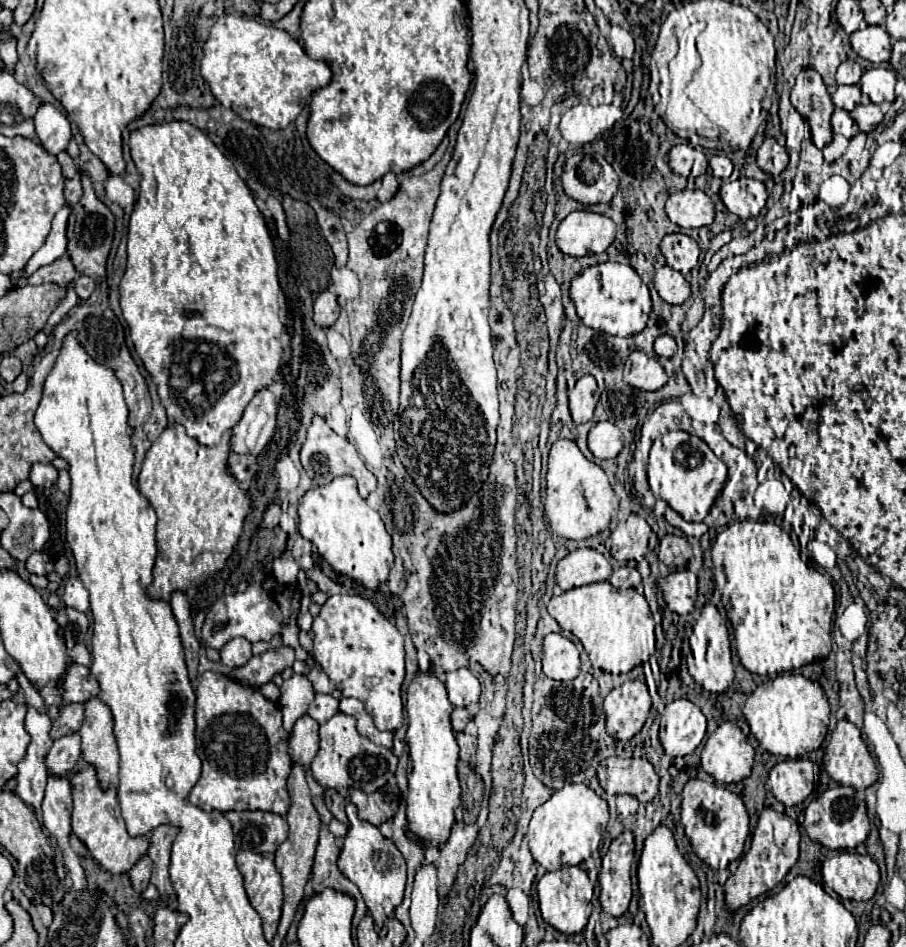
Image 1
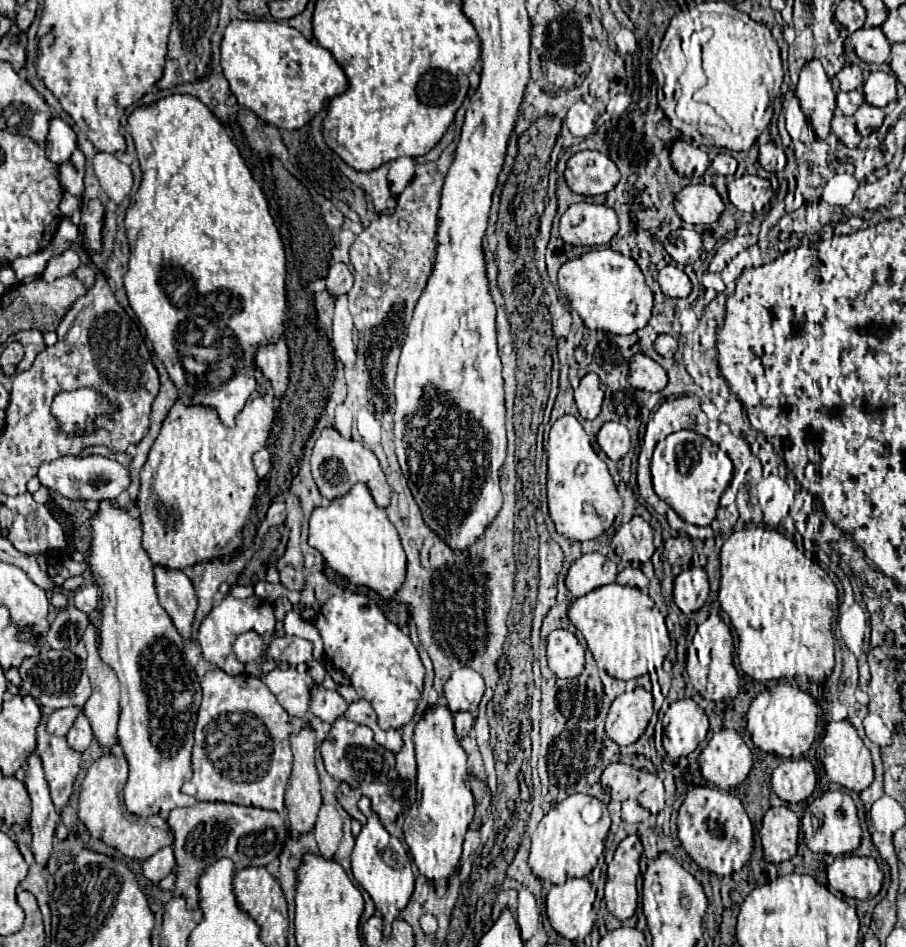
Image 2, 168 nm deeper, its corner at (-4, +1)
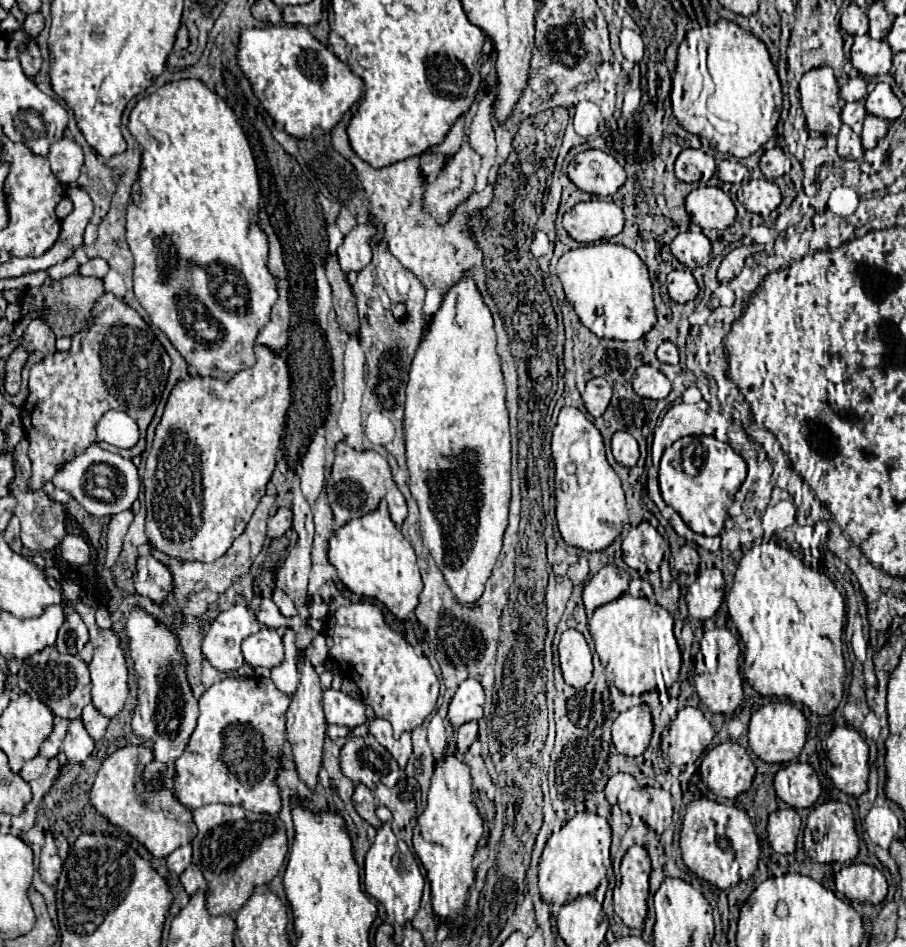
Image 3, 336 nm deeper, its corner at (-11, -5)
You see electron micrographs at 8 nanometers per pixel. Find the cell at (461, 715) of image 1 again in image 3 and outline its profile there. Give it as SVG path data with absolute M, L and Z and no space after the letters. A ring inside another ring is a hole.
M466 722L458 728L458 740L456 740L456 746L458 746L458 752L462 750L468 750L468 746L478 738L478 724L476 722Z

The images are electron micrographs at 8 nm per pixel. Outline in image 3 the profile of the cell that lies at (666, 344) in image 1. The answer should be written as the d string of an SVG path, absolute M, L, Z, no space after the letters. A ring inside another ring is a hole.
M662 342L658 346L658 352L656 352L658 360L660 362L666 362L666 364L678 364L678 348L672 344L672 342Z

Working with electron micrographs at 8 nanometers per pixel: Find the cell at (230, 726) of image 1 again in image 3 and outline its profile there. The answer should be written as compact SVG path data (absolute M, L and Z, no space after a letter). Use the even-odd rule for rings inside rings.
M226 678L222 682L212 684L200 696L200 716L198 726L190 736L188 750L182 758L176 760L176 780L174 780L174 796L180 804L190 810L200 808L204 804L236 804L250 812L278 814L282 808L282 790L276 784L278 770L282 766L284 744L286 744L286 710L290 706L290 698L276 690L270 678Z

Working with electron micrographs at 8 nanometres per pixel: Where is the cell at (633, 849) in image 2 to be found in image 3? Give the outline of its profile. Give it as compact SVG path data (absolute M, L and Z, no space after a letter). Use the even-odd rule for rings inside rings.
M630 846L622 858L620 878L614 888L614 912L628 928L640 928L646 916L650 858L644 846Z

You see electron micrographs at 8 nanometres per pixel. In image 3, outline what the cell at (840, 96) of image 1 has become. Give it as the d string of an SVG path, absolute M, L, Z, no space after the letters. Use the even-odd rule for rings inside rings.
M850 102L842 108L842 122L848 124L856 134L860 134L862 130L862 122L866 118L866 108L864 108L864 102Z

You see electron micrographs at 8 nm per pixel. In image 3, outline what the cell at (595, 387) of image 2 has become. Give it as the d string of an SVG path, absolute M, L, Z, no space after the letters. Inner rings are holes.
M592 378L582 394L584 406L592 418L600 418L606 412L610 398L612 398L612 386L604 378Z

